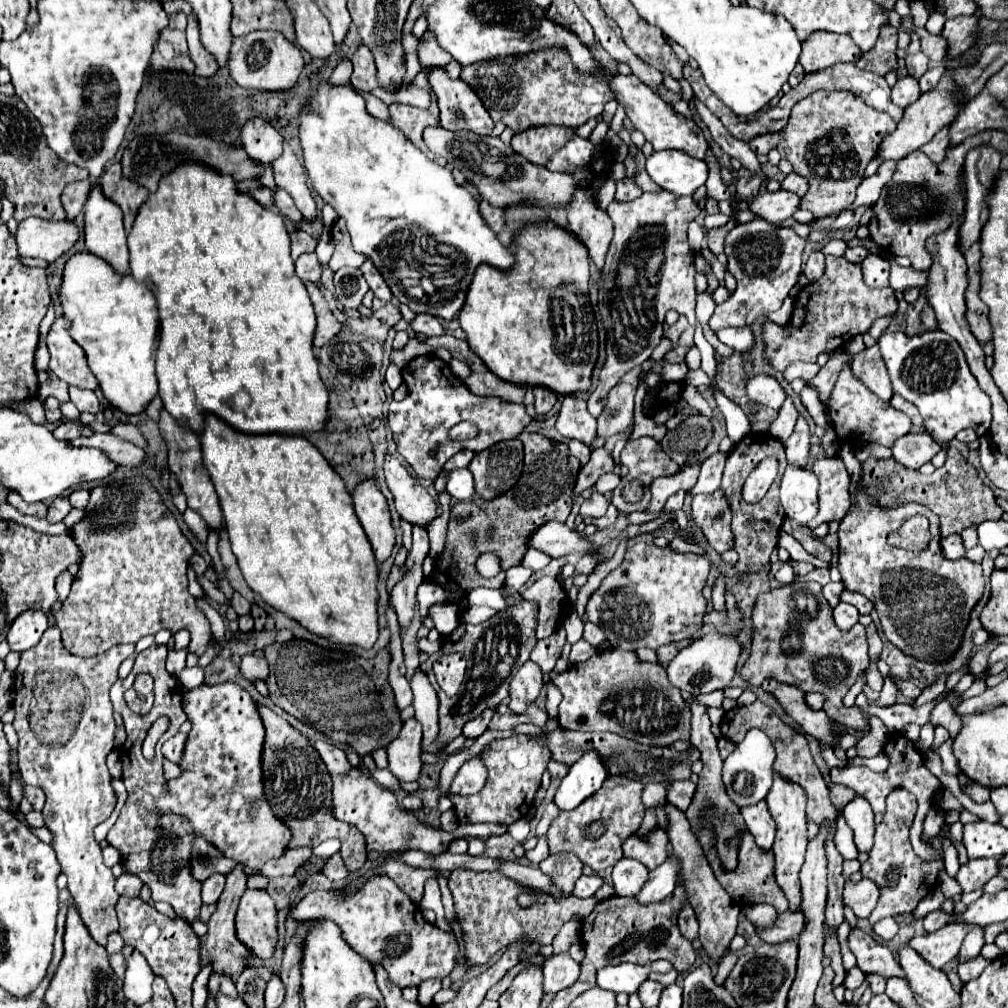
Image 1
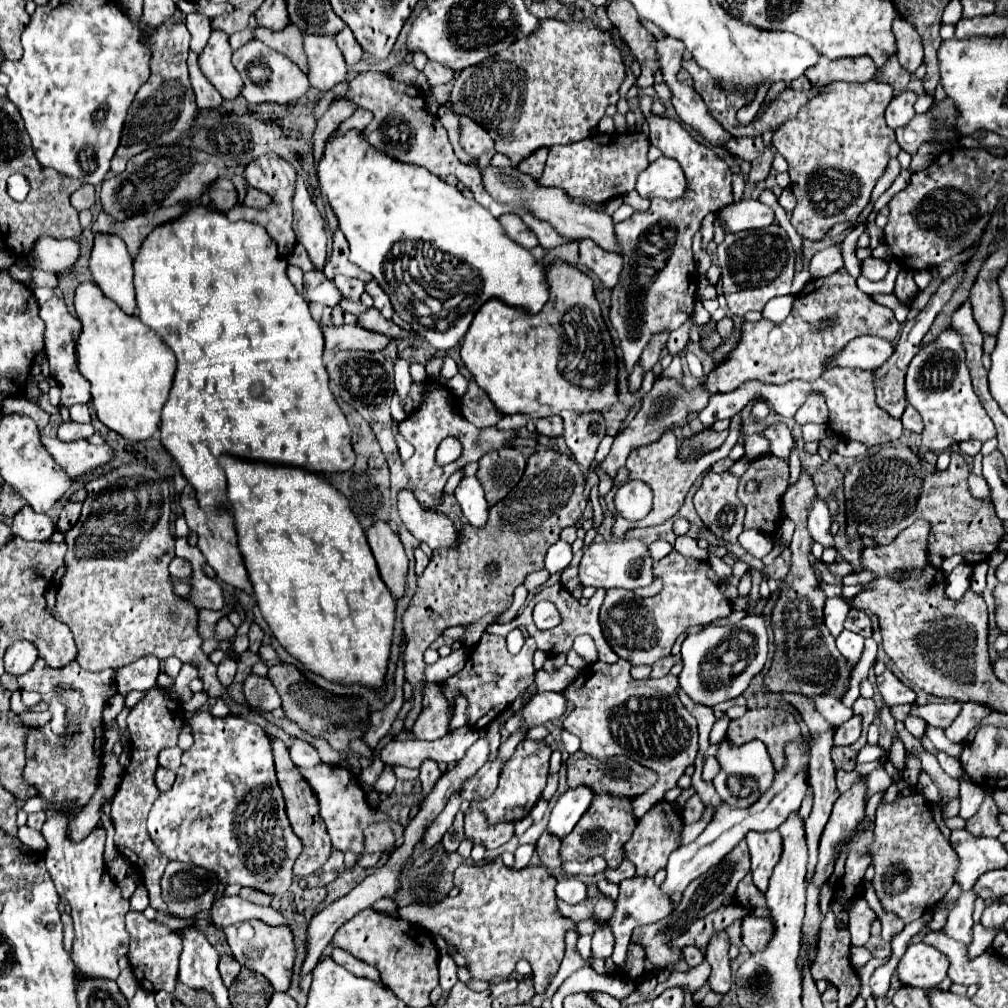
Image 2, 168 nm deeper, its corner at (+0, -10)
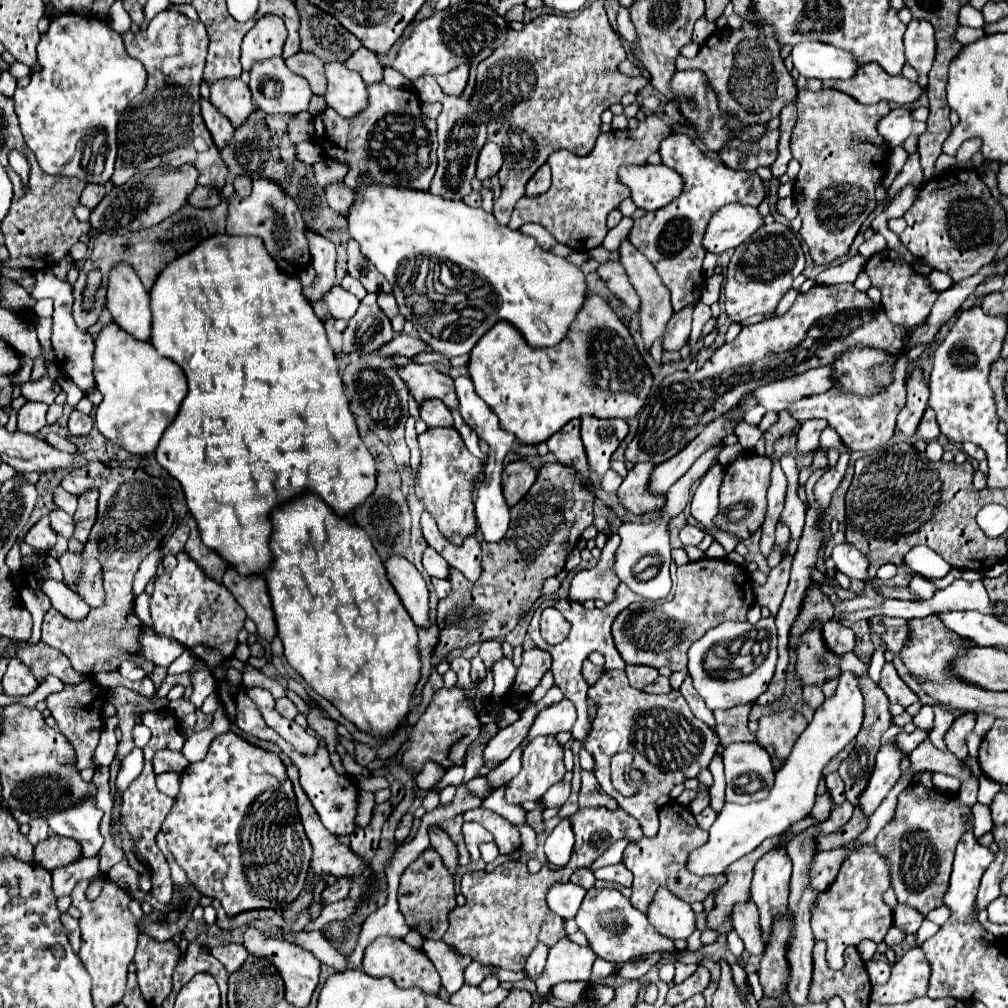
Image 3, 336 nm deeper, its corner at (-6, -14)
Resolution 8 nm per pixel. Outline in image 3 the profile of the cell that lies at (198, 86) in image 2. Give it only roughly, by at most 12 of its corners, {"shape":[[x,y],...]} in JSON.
{"shape":[[209,100],[201,114],[219,150],[231,142],[235,128]]}

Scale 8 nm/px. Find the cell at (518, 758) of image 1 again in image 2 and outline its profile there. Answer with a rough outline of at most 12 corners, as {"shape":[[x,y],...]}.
{"shape":[[523,740],[481,808],[489,824],[523,820],[541,798],[551,748]]}

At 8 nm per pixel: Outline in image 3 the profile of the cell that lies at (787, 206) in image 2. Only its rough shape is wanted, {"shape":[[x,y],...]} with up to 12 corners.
{"shape":[[783,198],[777,202],[775,210],[793,220],[797,216],[795,200]]}

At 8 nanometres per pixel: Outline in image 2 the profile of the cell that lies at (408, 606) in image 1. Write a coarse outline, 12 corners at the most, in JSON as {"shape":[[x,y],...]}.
{"shape":[[405,636],[395,670],[395,696],[371,714],[363,740],[375,744],[389,732],[401,710],[405,682]]}

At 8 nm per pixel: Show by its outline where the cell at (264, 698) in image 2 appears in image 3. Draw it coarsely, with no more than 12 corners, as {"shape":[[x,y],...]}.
{"shape":[[289,698],[277,700],[281,716],[295,720],[297,706]]}

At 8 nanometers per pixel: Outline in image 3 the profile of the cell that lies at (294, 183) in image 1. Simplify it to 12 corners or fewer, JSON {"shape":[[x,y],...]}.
{"shape":[[307,232],[311,266],[317,276],[303,288],[319,302],[335,284],[335,246]]}

